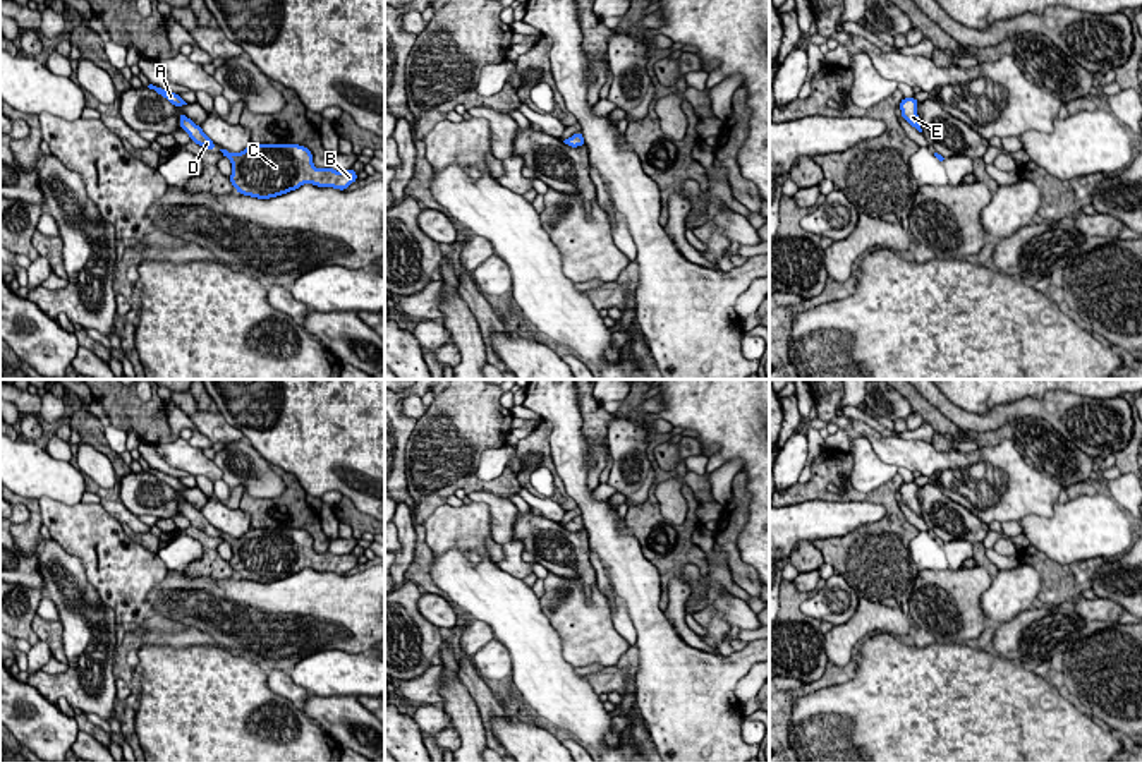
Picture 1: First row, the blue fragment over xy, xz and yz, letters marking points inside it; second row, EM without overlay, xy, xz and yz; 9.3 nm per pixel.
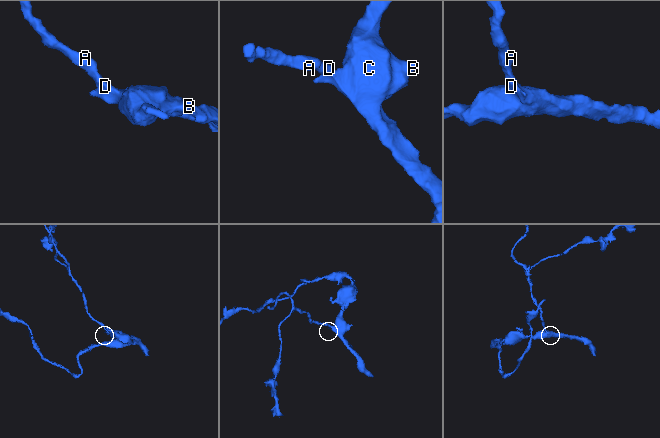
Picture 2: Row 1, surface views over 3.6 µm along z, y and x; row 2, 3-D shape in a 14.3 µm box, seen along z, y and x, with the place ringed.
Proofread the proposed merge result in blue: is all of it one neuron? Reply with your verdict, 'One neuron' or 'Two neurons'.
One neuron

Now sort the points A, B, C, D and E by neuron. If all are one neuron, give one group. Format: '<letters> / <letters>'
A B C D E

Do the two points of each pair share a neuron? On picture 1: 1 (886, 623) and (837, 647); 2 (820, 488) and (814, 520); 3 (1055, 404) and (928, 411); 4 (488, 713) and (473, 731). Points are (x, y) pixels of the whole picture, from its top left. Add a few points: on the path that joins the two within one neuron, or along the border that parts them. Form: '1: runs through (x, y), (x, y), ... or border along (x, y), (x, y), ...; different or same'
1: runs through (874, 623), (861, 623), (849, 635); same
2: border along (859, 500), (804, 500), (787, 507); different
3: border along (923, 397), (959, 429); different
4: border along (464, 683), (476, 706), (488, 743); different

